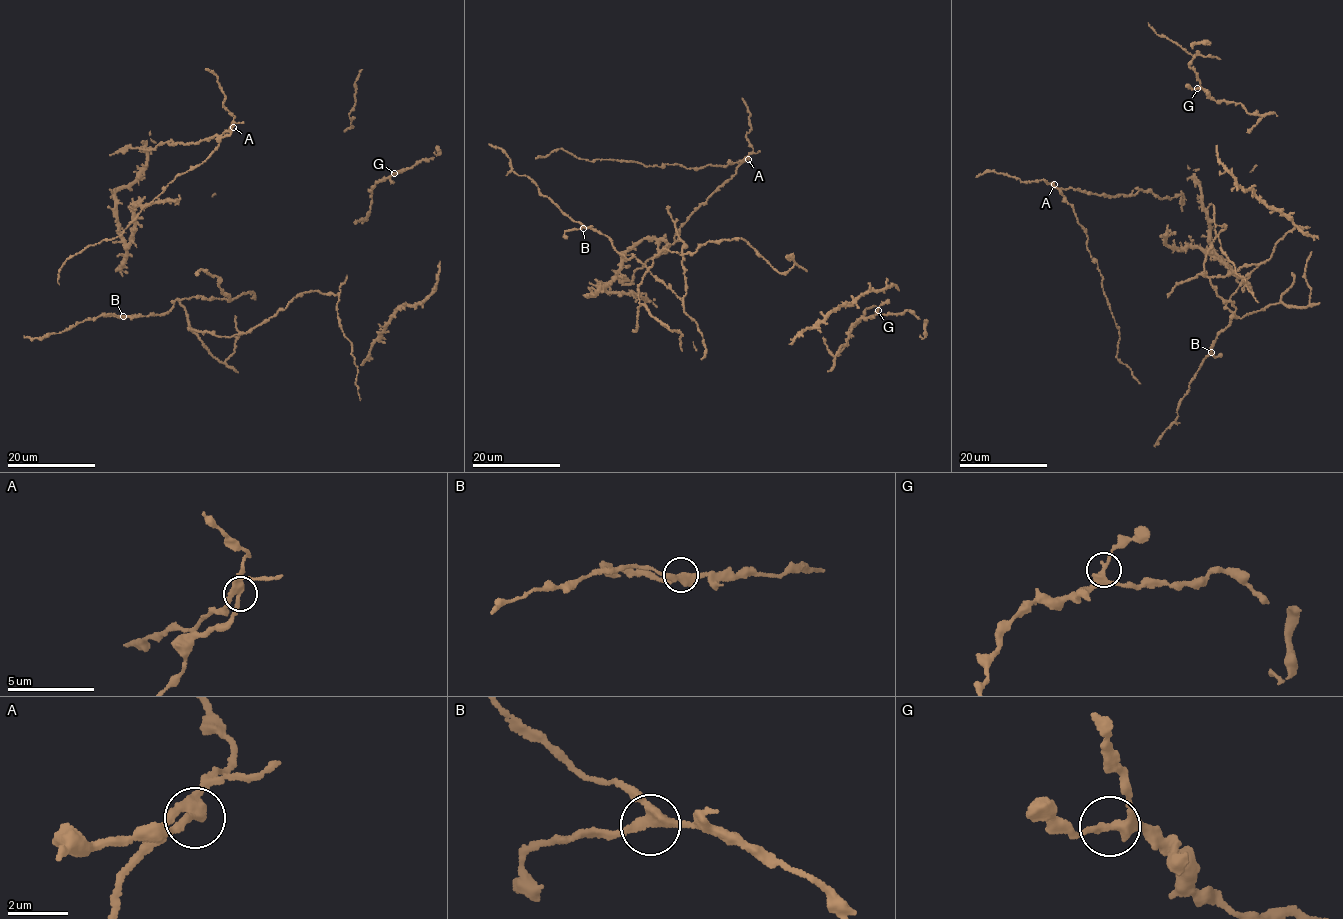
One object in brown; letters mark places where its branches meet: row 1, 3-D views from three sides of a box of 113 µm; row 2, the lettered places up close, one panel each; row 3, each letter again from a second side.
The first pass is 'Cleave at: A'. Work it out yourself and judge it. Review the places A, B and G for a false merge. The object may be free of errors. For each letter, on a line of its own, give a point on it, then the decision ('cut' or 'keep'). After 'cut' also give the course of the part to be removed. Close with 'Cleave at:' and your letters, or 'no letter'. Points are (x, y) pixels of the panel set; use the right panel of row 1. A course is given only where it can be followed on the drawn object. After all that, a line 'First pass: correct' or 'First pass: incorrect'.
A: at (1054, 184); cut; foreign part runs (1054, 184), (1072, 207), (1088, 237), (1087, 249), (1097, 263), (1103, 293), (1119, 329), (1116, 354), (1140, 383)
B: at (1211, 352); keep
G: at (1197, 88); keep
Cleave at: A
First pass: correct

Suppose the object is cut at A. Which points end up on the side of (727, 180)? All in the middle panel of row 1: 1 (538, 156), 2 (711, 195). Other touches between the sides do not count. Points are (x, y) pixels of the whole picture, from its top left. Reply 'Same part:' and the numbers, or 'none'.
Same part: 2

